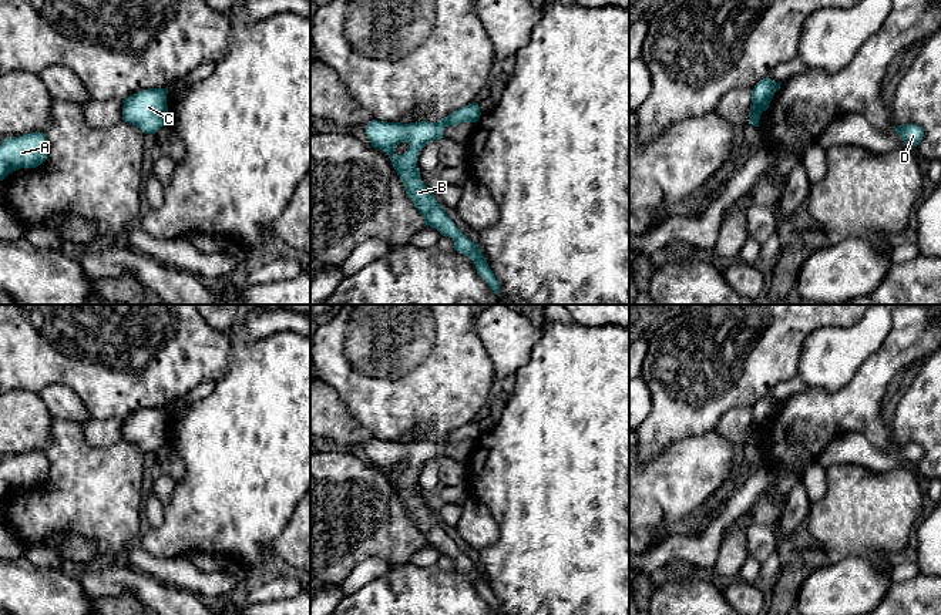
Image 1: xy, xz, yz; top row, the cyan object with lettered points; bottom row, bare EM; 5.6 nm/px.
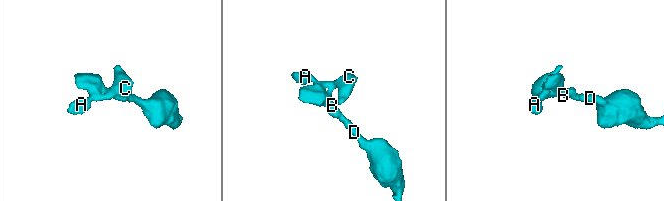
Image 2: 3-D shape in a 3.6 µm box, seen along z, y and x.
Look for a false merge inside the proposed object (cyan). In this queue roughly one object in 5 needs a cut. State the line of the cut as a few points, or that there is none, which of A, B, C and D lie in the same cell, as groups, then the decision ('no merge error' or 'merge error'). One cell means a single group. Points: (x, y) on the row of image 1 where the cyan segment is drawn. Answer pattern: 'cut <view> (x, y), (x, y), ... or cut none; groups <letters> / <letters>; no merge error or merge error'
cut none; groups A B C D; no merge error

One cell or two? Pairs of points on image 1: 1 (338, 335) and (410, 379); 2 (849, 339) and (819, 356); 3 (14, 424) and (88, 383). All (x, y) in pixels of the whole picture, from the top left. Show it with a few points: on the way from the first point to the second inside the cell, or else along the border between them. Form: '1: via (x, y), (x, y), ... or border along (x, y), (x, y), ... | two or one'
1: via (358, 346), (368, 356), (369, 365), (390, 365) | one
2: via (842, 346), (832, 356), (826, 356) | one
3: border along (14, 389), (34, 390), (37, 393) | two

